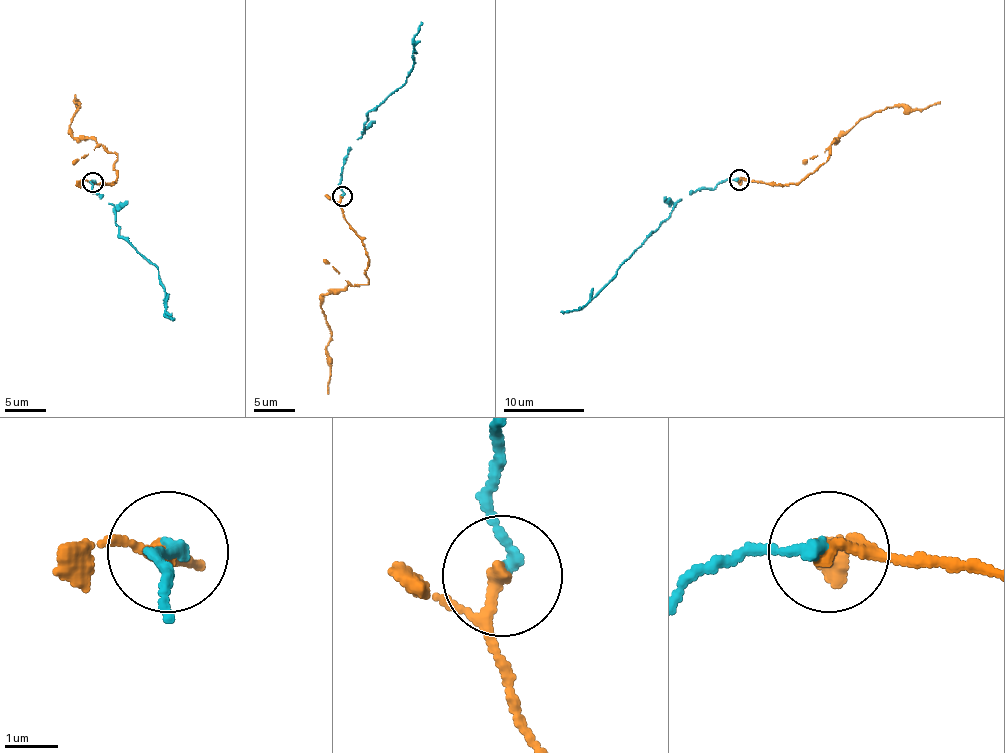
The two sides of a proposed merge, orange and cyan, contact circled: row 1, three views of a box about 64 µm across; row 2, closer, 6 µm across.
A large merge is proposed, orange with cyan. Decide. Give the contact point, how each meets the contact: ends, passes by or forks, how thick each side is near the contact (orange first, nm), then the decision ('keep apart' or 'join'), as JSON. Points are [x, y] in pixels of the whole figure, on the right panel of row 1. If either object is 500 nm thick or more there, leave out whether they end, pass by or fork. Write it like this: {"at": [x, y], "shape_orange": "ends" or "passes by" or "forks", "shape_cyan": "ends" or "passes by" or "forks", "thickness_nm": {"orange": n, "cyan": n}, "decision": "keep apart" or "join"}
{"at": [739, 180], "shape_orange": "passes by", "shape_cyan": "ends", "thickness_nm": {"orange": 180, "cyan": 200}, "decision": "join"}

